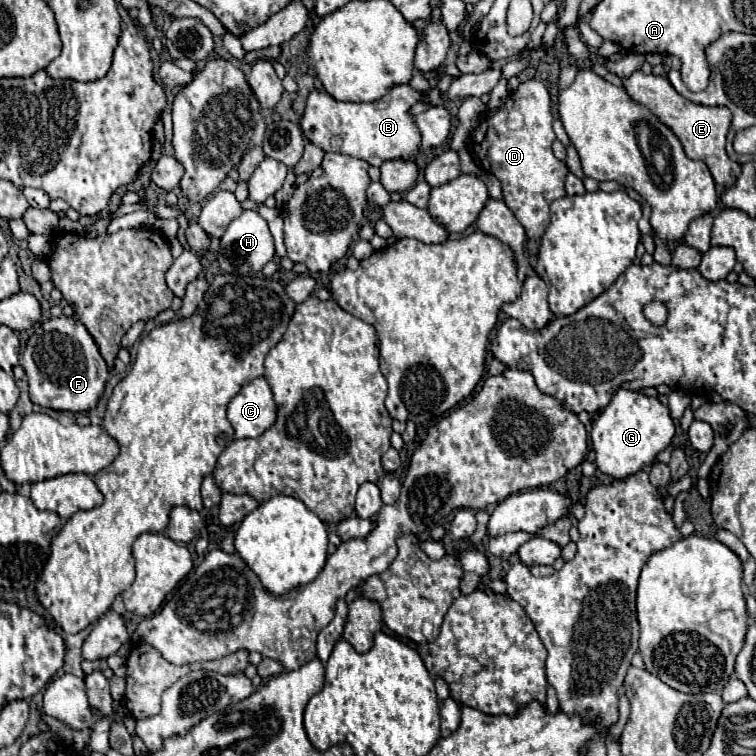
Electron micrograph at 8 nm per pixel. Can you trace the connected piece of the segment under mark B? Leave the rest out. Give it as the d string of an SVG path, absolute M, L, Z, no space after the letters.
M408 84L394 86L384 98L370 104L340 102L328 96L322 88L314 88L308 94L300 126L304 136L324 152L348 154L366 160L372 166L380 166L392 158L414 158L420 146L420 134L416 134L416 124L408 110L418 98L420 92Z

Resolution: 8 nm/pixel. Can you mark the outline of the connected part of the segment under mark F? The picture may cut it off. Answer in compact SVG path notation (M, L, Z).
M68 316L44 322L40 326L40 332L30 336L22 352L22 366L28 374L30 400L34 404L70 412L88 412L96 408L110 374L110 368L104 362L98 344L94 342L86 326L80 320Z

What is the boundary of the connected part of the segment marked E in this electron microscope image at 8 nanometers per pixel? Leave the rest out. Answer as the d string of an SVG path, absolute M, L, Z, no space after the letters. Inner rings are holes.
M642 70L632 72L628 78L622 78L622 86L626 90L626 94L646 106L660 122L664 122L682 142L684 152L688 154L688 158L692 160L702 160L706 162L706 166L710 168L716 184L720 186L730 186L734 176L740 174L740 164L732 162L724 150L726 144L726 134L730 128L730 120L732 120L732 112L726 106L700 106L694 104L686 98L682 98L670 84L670 80L666 76L654 76L654 74L644 74Z

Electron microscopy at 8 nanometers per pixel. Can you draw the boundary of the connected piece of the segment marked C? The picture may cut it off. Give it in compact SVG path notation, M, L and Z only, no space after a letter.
M256 378L242 386L228 404L228 420L236 438L258 438L274 424L276 404L266 378Z

